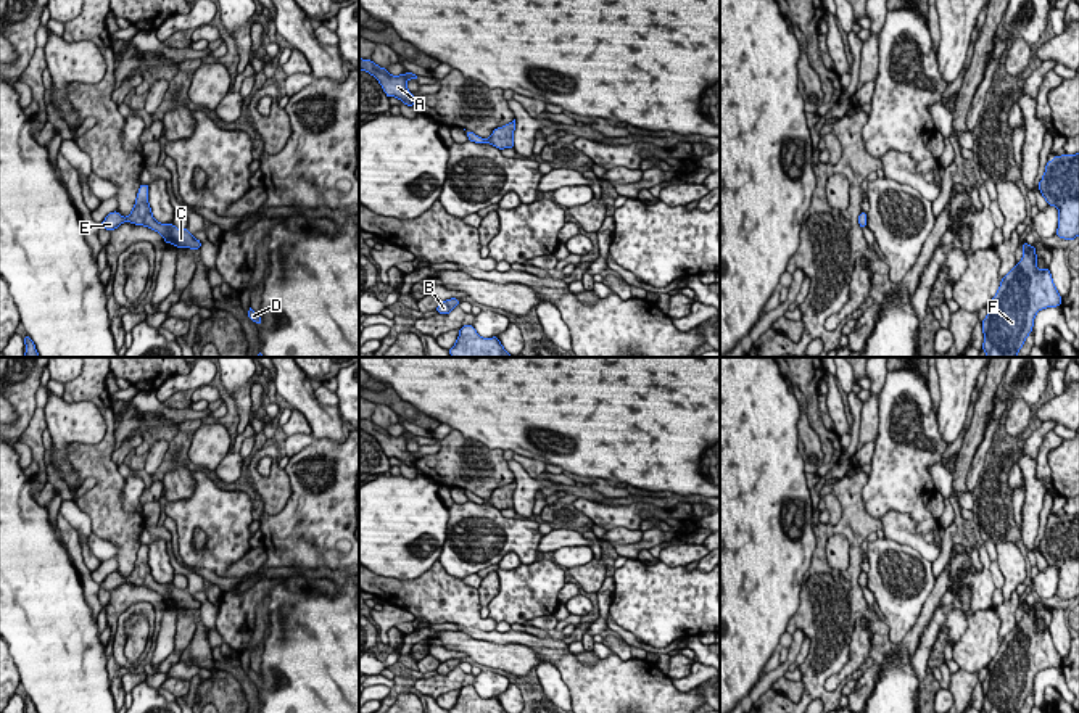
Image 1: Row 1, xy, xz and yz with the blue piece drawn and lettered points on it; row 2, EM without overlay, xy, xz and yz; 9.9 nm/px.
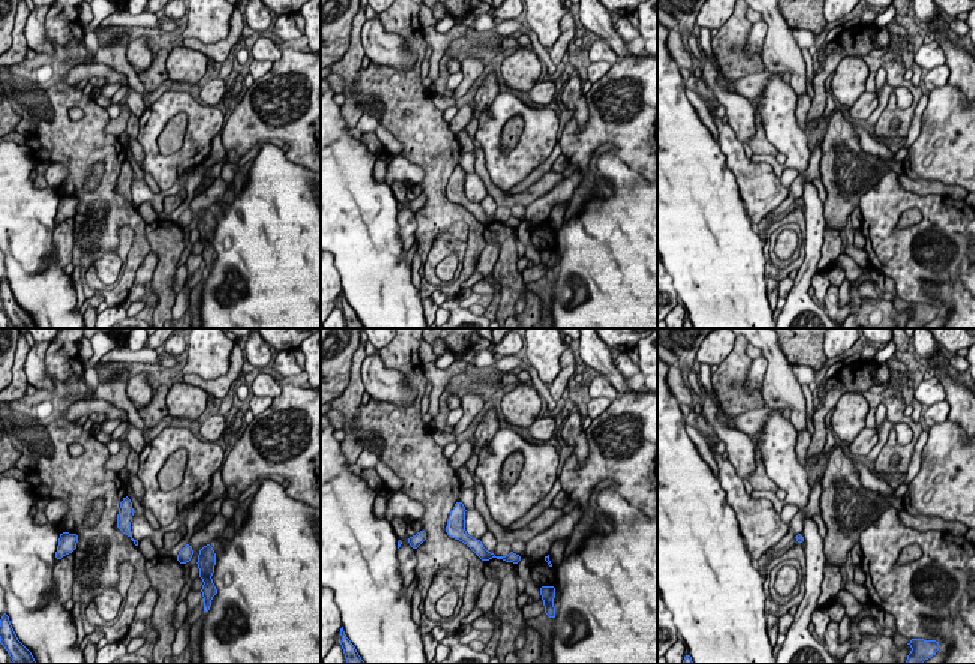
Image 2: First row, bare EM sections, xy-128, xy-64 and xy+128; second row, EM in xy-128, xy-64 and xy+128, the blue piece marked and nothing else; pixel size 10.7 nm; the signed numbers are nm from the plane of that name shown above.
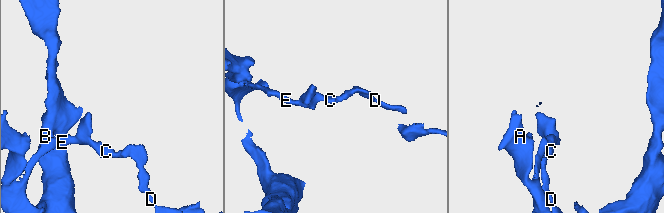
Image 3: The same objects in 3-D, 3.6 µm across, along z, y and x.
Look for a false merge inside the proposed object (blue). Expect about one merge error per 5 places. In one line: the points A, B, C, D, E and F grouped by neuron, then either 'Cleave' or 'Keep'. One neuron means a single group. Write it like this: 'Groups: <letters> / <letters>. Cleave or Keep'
Groups: A B C D E F. Keep

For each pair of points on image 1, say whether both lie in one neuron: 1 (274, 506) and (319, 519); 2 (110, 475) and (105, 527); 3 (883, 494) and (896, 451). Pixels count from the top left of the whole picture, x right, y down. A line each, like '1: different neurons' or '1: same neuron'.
1: different neurons
2: same neuron
3: same neuron

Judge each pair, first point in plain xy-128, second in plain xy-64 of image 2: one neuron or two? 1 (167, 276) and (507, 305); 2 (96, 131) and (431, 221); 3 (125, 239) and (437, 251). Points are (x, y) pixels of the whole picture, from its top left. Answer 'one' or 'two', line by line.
1: one
2: one
3: one

